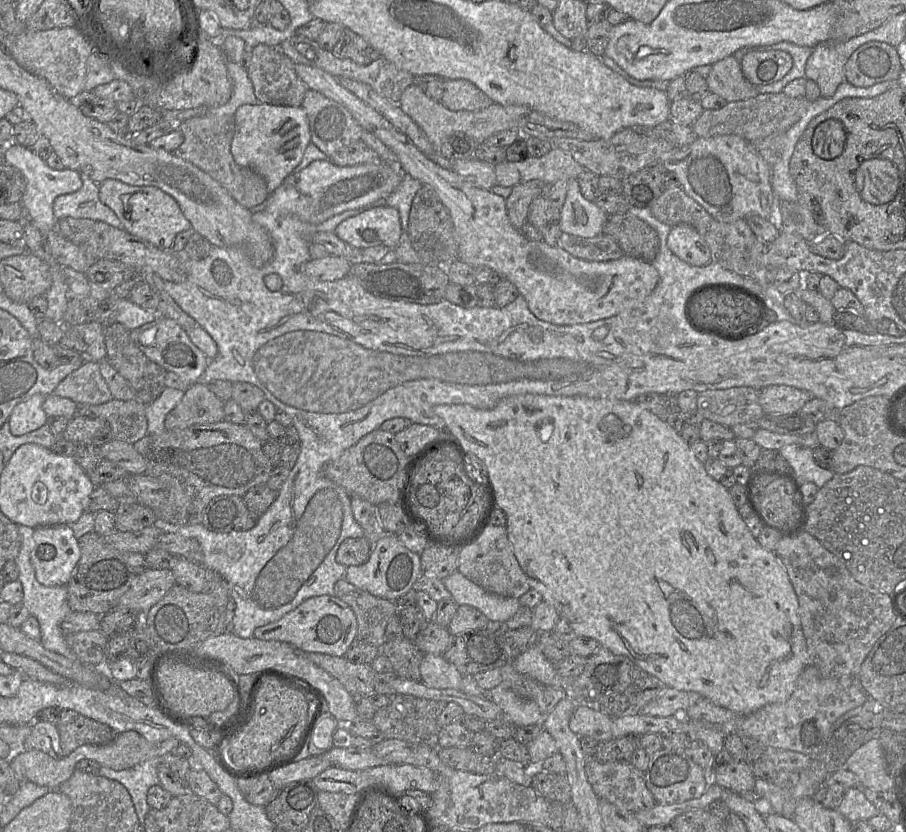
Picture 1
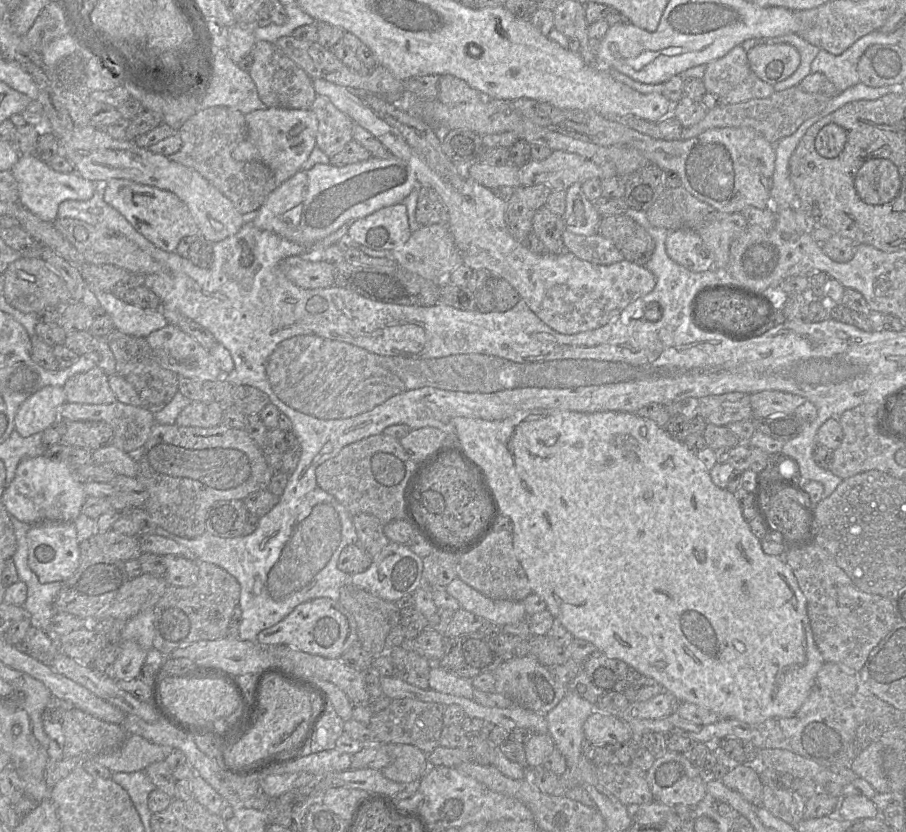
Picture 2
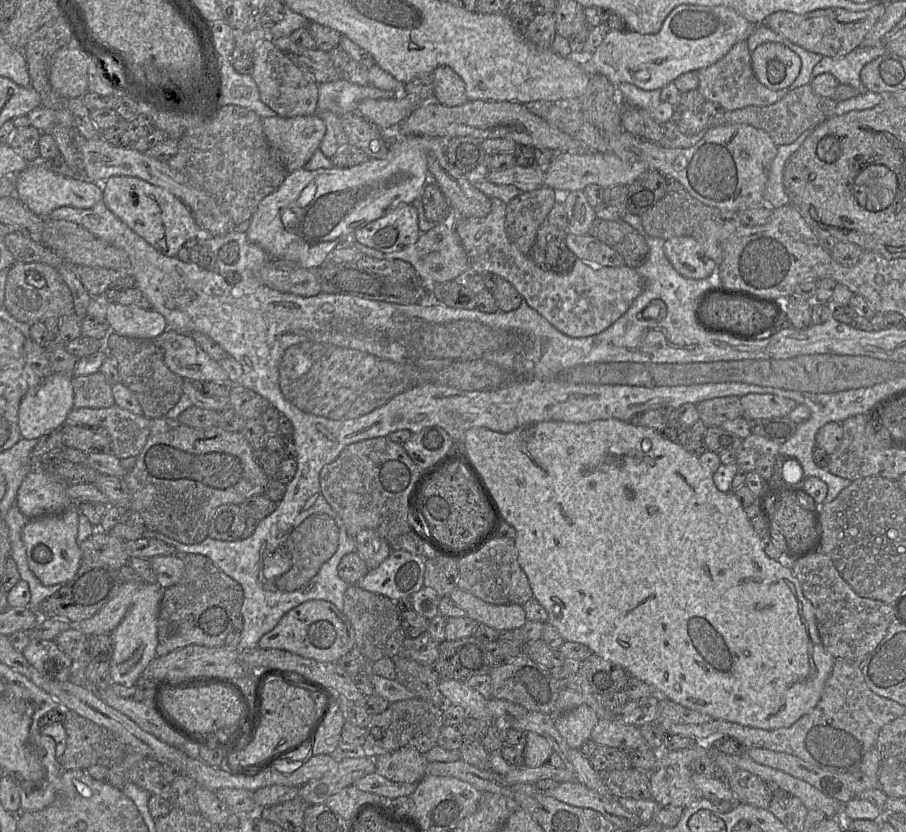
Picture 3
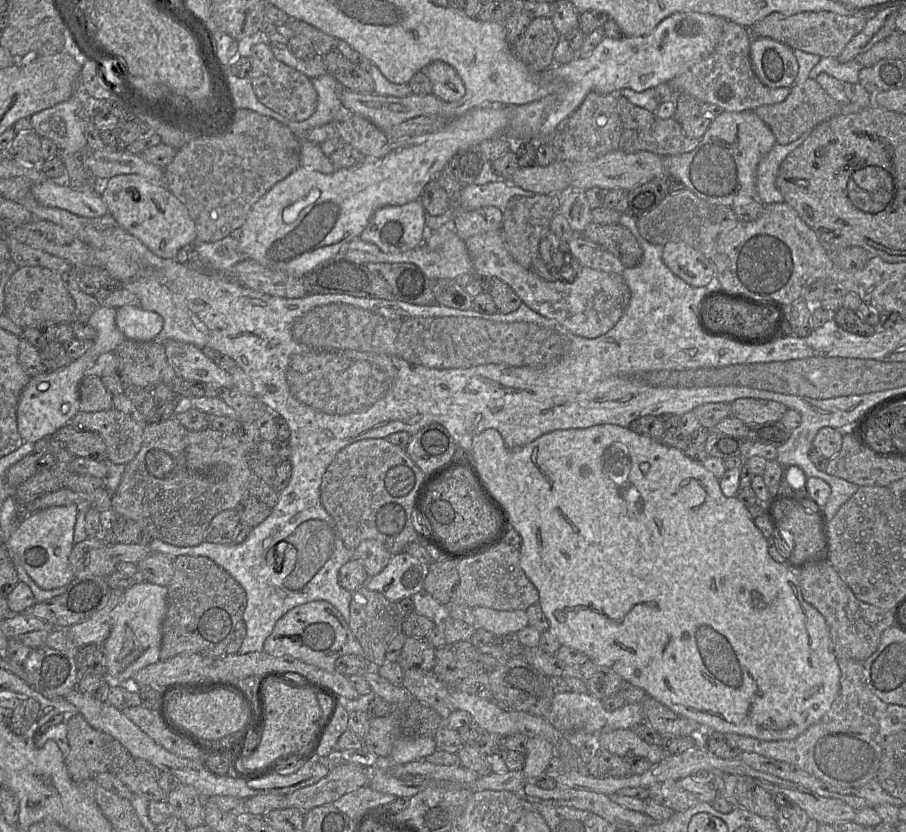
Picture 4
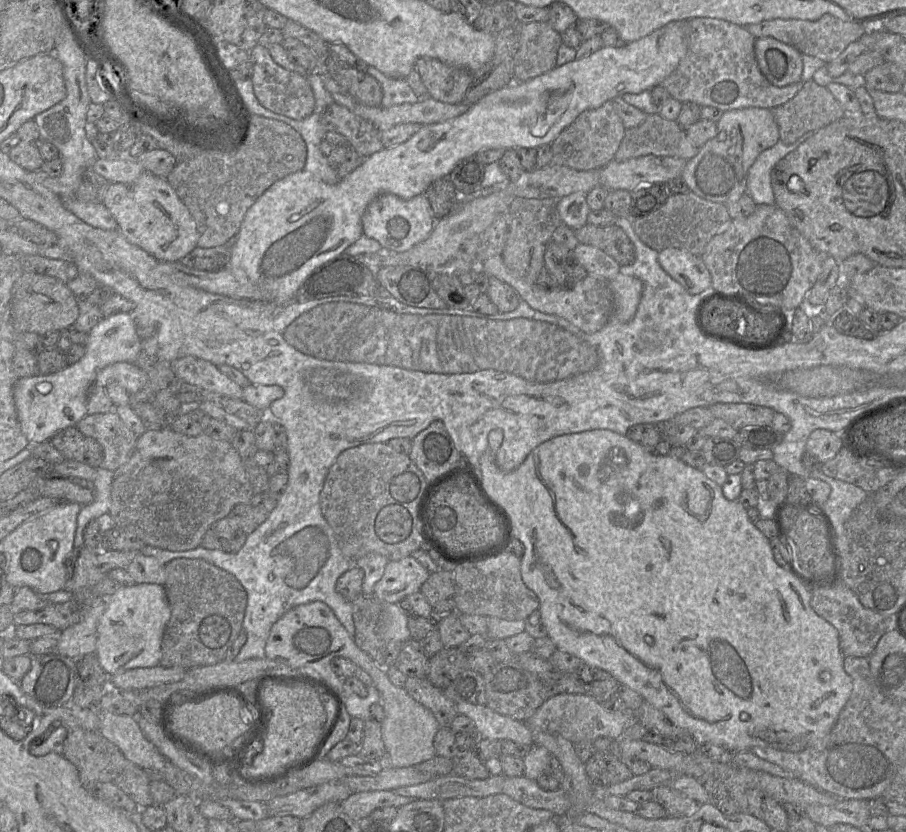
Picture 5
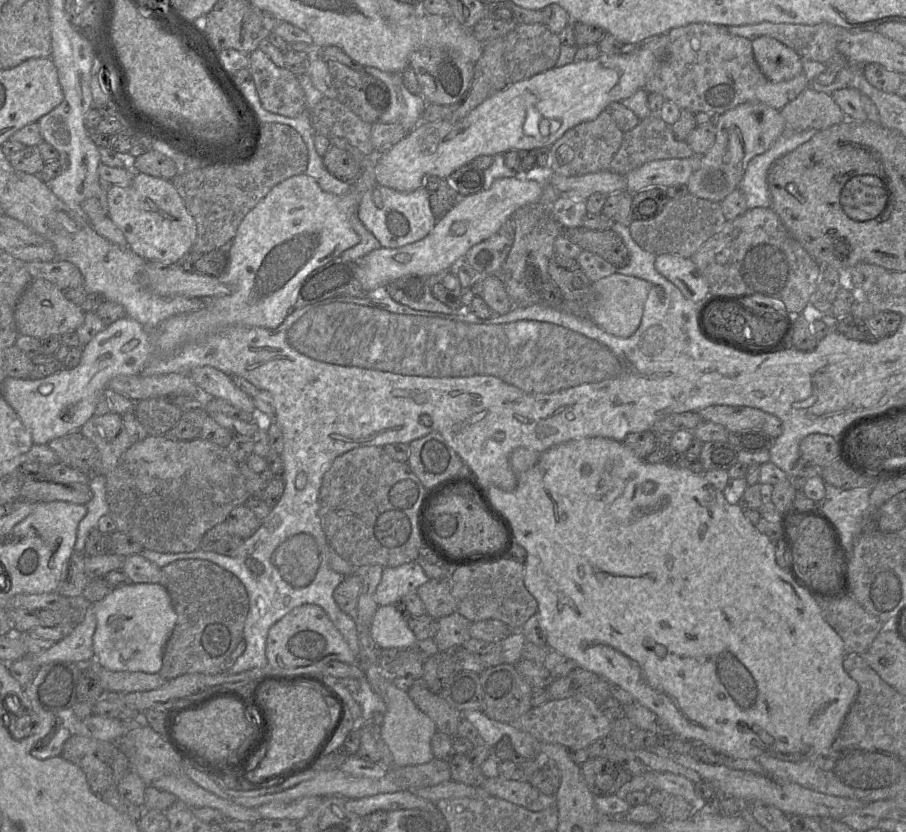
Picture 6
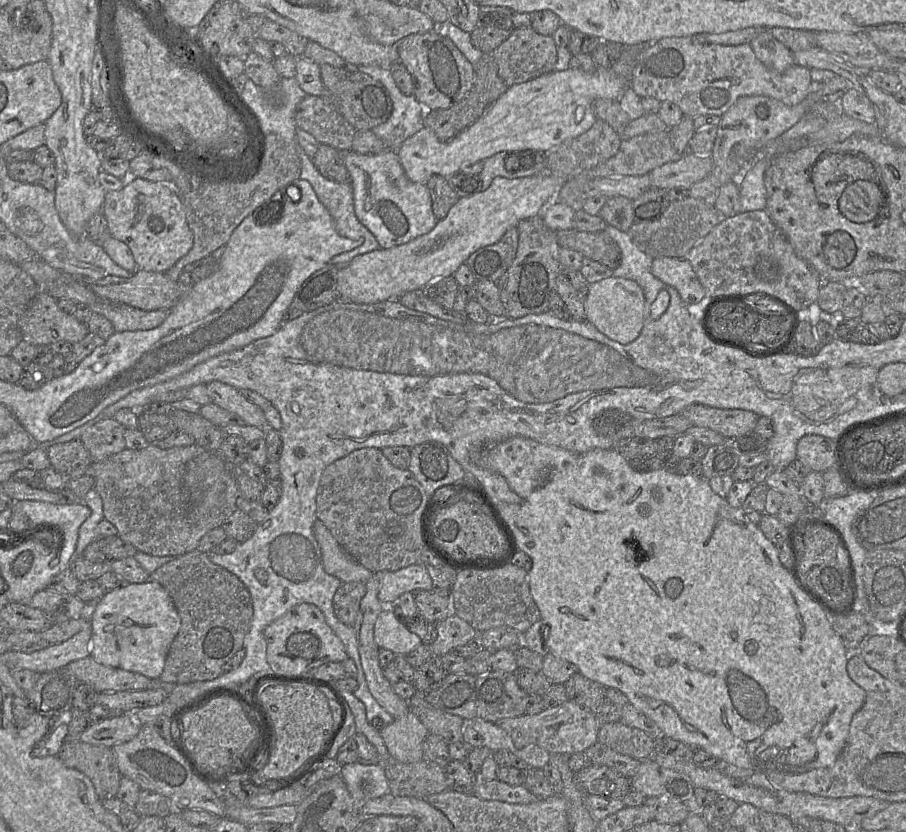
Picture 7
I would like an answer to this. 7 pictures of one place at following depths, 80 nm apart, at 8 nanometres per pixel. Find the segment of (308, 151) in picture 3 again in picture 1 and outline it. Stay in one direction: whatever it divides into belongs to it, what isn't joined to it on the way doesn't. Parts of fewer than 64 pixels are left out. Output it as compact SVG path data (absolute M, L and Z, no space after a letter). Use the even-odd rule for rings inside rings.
M259 103L244 104L235 114L235 132L231 143L231 153L234 161L242 166L258 172L266 181L267 189L271 194L283 181L291 175L301 162L305 149L311 143L309 122L302 107L291 107Z

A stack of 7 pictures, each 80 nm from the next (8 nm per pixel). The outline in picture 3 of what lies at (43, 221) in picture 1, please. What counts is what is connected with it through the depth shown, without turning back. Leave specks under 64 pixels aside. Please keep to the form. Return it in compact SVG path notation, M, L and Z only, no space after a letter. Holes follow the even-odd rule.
M41 161L29 163L15 175L15 196L31 212L41 218L47 218L55 209L69 206L87 209L103 200L103 192L94 182L81 176L60 176L47 169Z

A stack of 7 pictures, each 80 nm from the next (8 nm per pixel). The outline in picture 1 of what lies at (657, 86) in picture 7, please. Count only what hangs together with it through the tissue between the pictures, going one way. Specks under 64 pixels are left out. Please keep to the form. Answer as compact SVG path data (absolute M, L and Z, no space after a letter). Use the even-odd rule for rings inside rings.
M733 55L715 62L706 77L708 90L726 102L746 100L759 94L743 75L740 61Z

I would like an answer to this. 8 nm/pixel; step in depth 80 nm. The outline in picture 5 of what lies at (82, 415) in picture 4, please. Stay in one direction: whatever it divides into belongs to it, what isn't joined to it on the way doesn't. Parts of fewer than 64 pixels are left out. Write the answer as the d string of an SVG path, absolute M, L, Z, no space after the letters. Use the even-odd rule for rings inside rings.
M115 411L86 415L75 428L103 447L101 467L113 473L128 462L138 440Z

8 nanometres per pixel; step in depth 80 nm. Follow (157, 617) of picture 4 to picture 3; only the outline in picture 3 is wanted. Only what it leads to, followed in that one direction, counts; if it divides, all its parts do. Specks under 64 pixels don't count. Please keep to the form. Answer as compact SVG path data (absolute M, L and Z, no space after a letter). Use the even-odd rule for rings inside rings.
M157 583L141 584L132 605L124 618L112 632L113 655L110 660L110 676L114 683L124 686L135 685L148 665L157 657L158 613L163 591Z

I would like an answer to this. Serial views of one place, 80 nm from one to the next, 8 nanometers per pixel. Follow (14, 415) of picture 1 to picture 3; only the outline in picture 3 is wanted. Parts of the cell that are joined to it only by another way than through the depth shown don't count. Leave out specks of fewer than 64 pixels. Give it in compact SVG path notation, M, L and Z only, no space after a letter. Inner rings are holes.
M52 373L25 394L18 408L18 428L23 438L38 440L65 425L69 412L74 408L72 378L72 374Z

